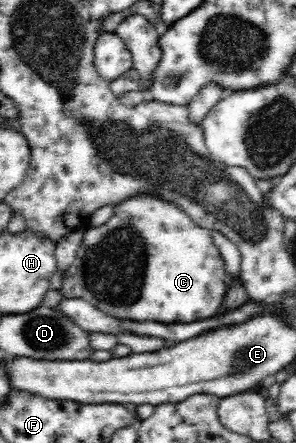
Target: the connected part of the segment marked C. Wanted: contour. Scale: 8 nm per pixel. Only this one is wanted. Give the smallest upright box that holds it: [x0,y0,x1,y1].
[71,195,229,323]

